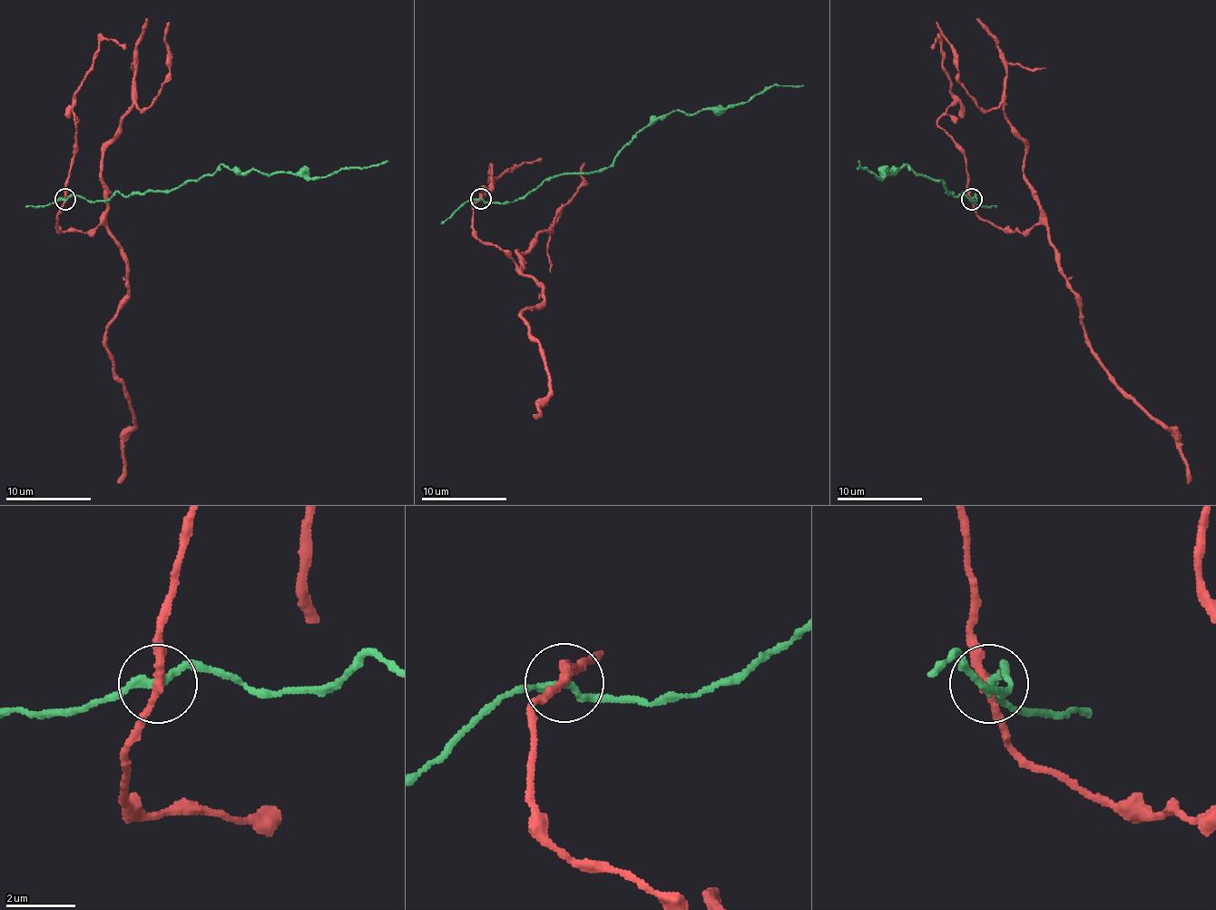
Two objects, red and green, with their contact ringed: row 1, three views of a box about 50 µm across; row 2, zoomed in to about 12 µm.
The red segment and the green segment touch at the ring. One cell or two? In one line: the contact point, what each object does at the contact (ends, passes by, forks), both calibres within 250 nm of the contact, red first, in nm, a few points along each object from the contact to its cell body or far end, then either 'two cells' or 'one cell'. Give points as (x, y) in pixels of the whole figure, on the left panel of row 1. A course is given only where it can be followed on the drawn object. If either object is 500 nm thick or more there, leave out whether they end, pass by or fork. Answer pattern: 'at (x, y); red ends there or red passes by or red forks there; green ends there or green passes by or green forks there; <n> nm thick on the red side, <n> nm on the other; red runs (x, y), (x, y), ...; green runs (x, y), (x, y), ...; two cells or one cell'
at (64, 199); red passes by; green passes by; 240 nm thick on the red side, 200 nm on the other; red runs (65, 200), (57, 227), (91, 232), (102, 223), (125, 262), (128, 294), (106, 331), (134, 427), (117, 483); green runs (65, 200), (81, 195), (102, 202), (117, 191), (172, 191), (222, 165), (318, 178), (387, 161); two cells

